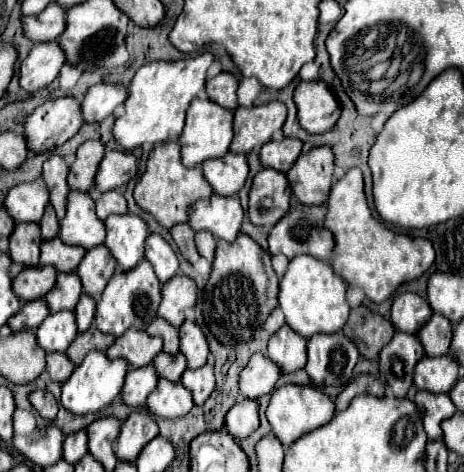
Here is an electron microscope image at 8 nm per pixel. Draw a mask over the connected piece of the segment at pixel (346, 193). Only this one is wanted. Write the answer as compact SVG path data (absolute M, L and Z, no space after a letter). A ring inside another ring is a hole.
M353 167L343 179L339 179L327 199L329 213L325 217L325 227L335 235L335 257L331 265L337 275L341 275L349 285L357 285L365 295L381 303L385 301L403 281L413 281L423 275L435 261L435 249L431 241L423 237L409 237L387 229L379 219L373 217L367 197L361 169Z

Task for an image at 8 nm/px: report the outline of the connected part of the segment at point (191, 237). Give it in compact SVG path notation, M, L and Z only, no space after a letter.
M181 223L181 225L171 227L171 235L173 235L179 251L183 253L183 257L189 263L195 263L201 257L199 251L195 251L195 231L191 231L189 223Z

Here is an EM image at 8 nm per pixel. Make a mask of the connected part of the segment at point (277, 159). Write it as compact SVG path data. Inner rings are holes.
M285 137L281 141L269 141L261 149L261 163L263 167L273 167L287 173L293 167L297 155L301 155L301 147L303 143L291 137Z

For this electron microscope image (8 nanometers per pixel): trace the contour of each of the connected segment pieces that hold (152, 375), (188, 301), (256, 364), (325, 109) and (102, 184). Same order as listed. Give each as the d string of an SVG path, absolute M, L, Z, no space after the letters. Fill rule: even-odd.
M149 363L147 367L139 367L139 369L129 369L127 377L125 377L125 387L121 391L121 397L127 405L143 405L147 395L157 387L159 375L155 371L155 365Z
M175 275L163 283L163 301L159 305L159 317L179 327L185 321L185 313L197 305L197 285L187 275Z
M255 353L239 375L241 395L249 399L259 399L261 395L271 393L275 389L279 375L281 375L279 367L271 363L269 357L265 357L263 353Z
M321 79L301 81L295 87L293 99L297 105L299 125L307 133L327 133L339 121L339 103Z
M107 151L95 177L95 191L109 191L125 185L139 171L139 159L129 151Z

